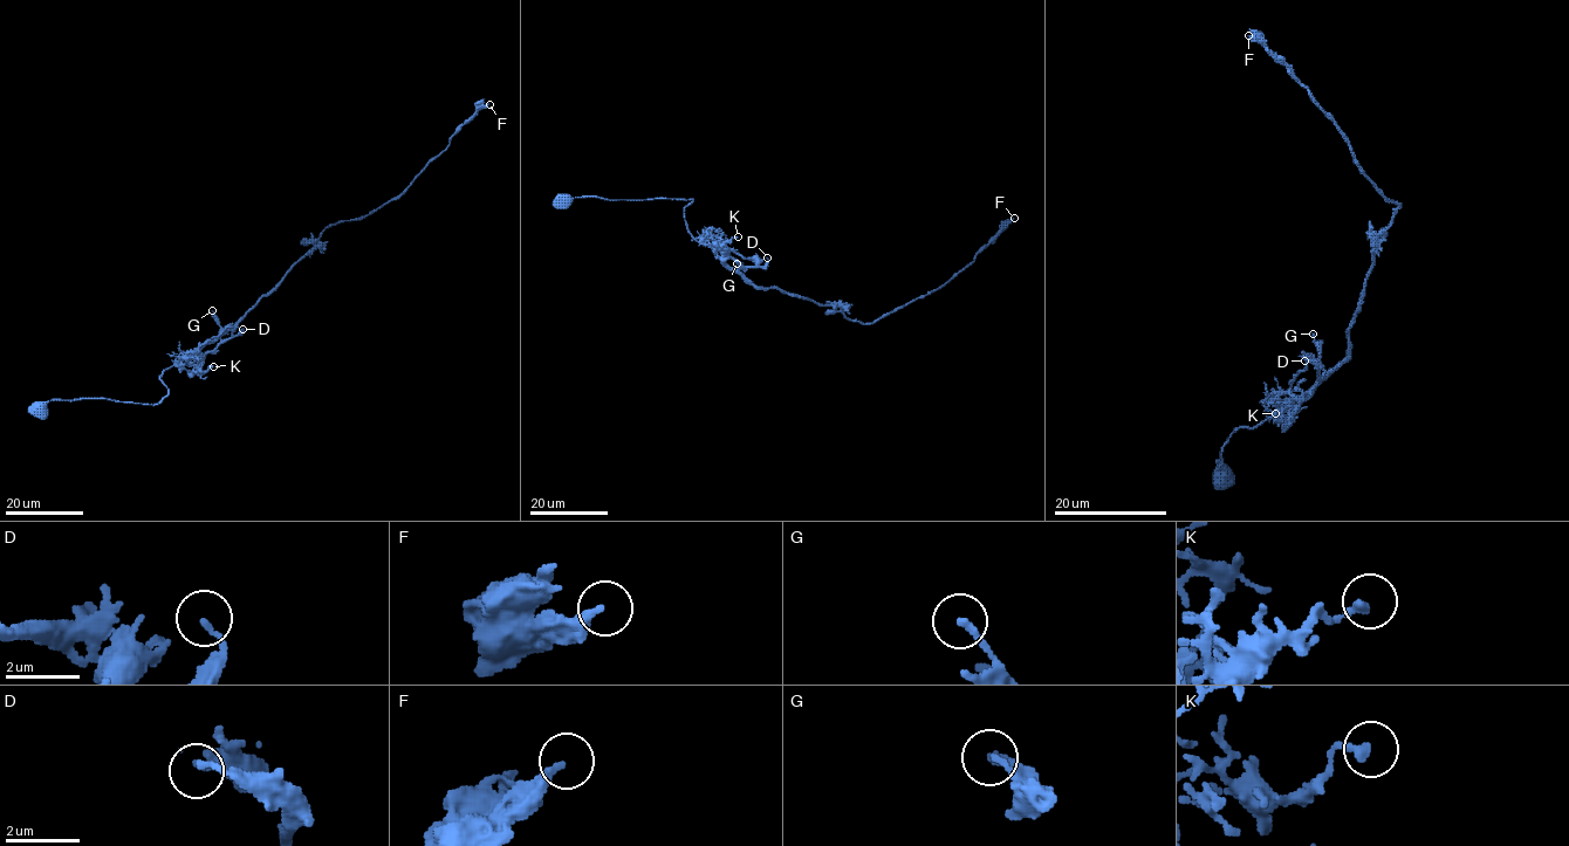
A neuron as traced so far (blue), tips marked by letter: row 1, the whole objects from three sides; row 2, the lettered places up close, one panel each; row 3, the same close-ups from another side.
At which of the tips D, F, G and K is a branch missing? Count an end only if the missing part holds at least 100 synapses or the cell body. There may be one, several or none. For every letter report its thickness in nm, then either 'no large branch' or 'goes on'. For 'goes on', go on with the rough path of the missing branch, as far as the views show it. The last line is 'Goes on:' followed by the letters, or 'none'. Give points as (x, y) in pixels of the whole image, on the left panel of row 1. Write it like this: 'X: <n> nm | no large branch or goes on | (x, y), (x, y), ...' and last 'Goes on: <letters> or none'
D: 150 nm | no large branch
F: 240 nm | no large branch
G: 190 nm | no large branch
K: 220 nm | no large branch
Goes on: none

